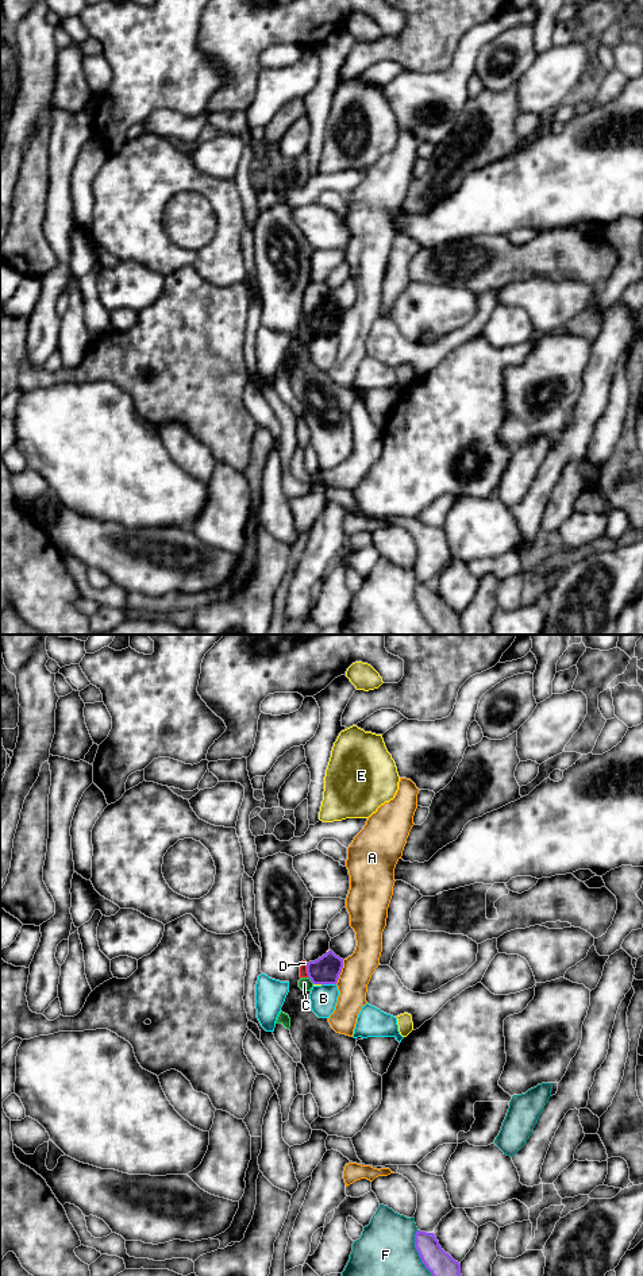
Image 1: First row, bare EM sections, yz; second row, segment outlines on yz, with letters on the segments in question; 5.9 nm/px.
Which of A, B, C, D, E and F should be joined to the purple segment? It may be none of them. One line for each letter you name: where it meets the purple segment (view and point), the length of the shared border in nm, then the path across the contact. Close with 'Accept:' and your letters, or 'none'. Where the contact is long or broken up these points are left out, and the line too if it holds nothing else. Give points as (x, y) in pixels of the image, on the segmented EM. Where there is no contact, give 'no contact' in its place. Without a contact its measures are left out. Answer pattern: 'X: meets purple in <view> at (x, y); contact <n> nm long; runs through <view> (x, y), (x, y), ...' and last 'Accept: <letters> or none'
Accept: none

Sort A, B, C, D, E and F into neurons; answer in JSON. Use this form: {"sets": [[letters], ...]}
{"sets": [["A"], ["B"], ["C", "D"], ["E"], ["F"]]}

